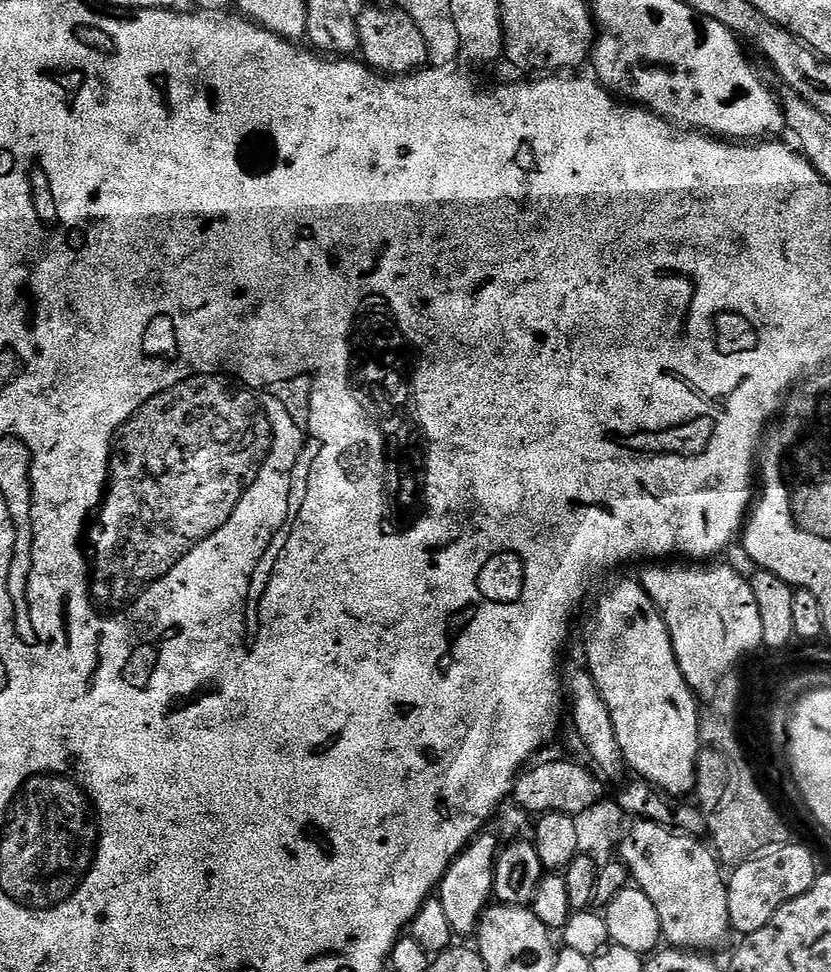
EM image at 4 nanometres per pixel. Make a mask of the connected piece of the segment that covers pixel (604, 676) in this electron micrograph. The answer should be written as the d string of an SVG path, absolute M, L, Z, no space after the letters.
M639 582L616 584L597 602L596 613L589 618L584 628L584 656L588 659L587 670L609 708L625 765L632 767L640 775L637 777L641 781L655 786L669 797L688 796L693 791L695 762L701 750L702 733L700 712L696 709L697 697L684 681L666 622Z

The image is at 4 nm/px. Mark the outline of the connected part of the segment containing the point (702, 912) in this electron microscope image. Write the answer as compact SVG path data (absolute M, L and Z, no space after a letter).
M640 818L636 825L624 836L620 844L619 859L628 867L628 875L654 902L654 910L658 910L660 919L660 935L673 948L685 950L712 950L730 936L728 922L728 886L722 865L716 859L715 852L703 839L688 836L675 827L656 824L647 818Z

